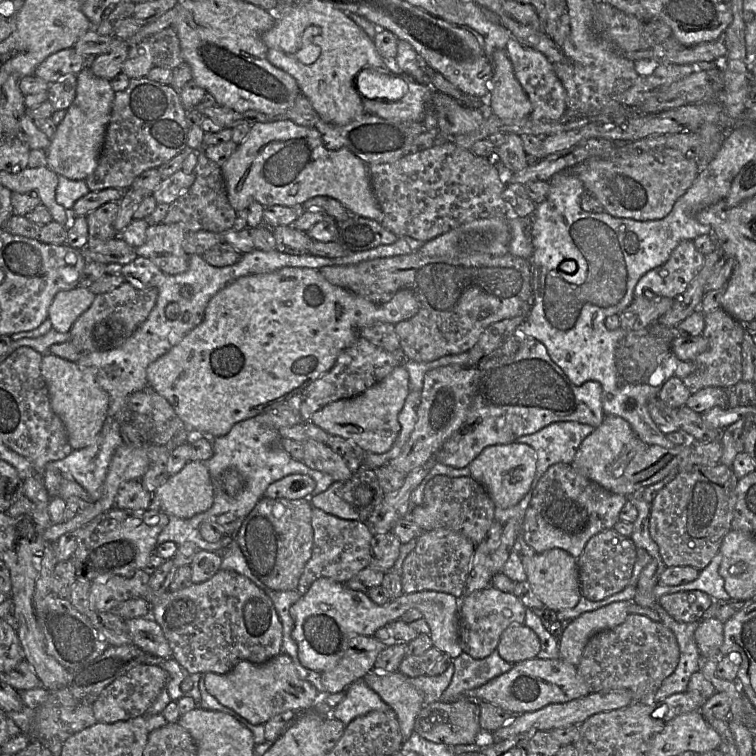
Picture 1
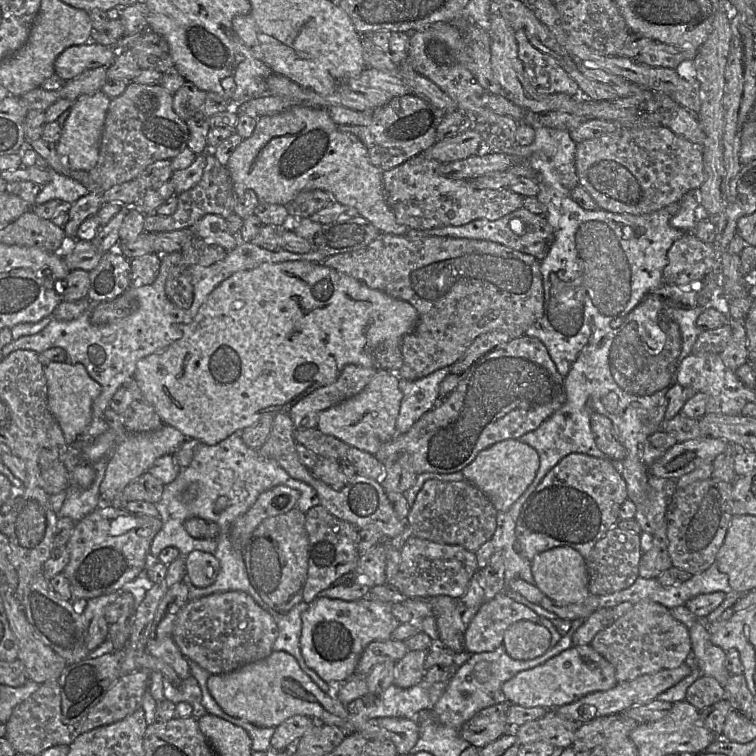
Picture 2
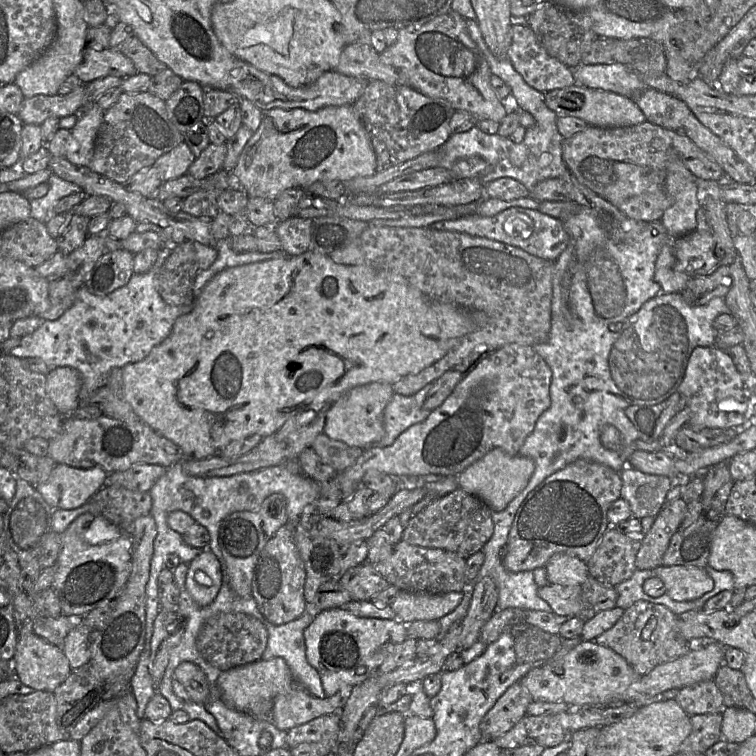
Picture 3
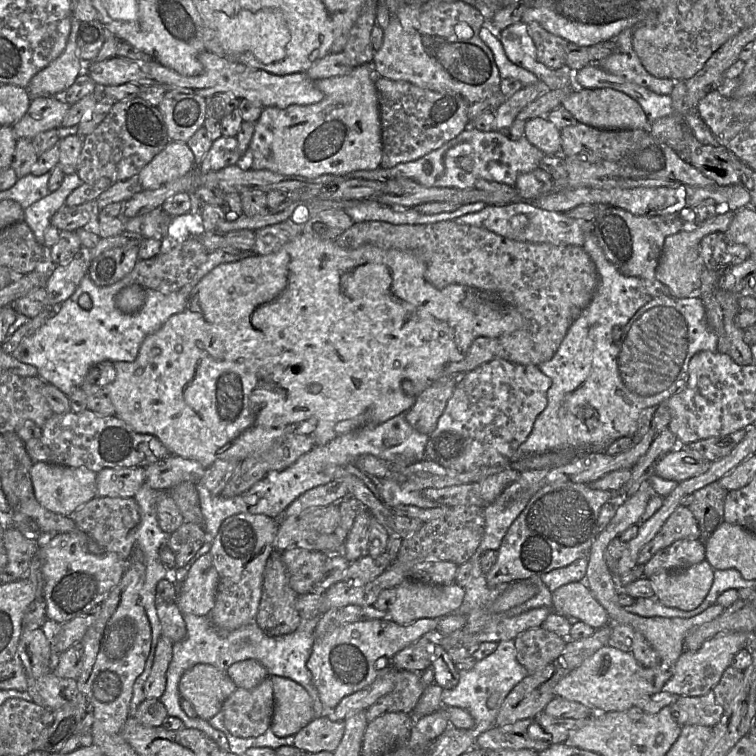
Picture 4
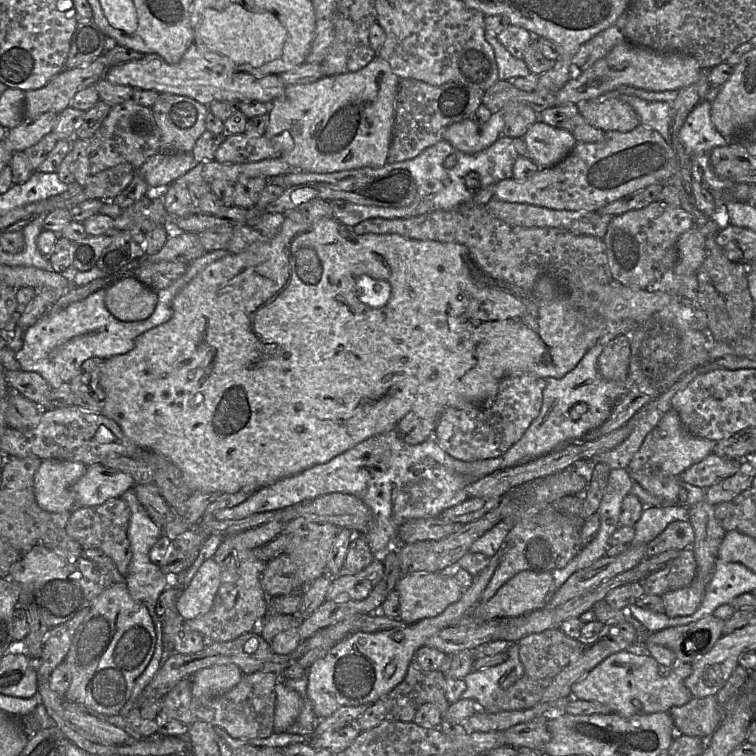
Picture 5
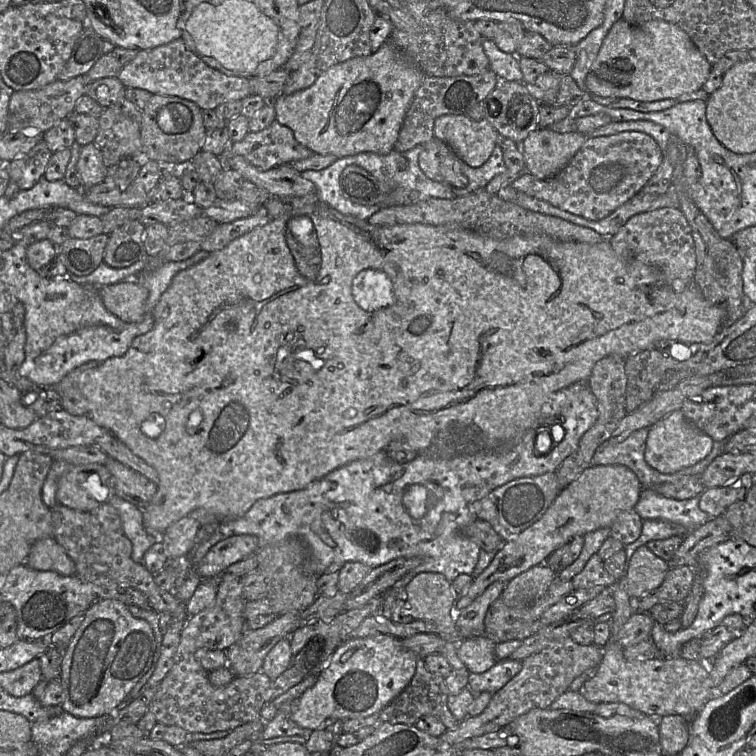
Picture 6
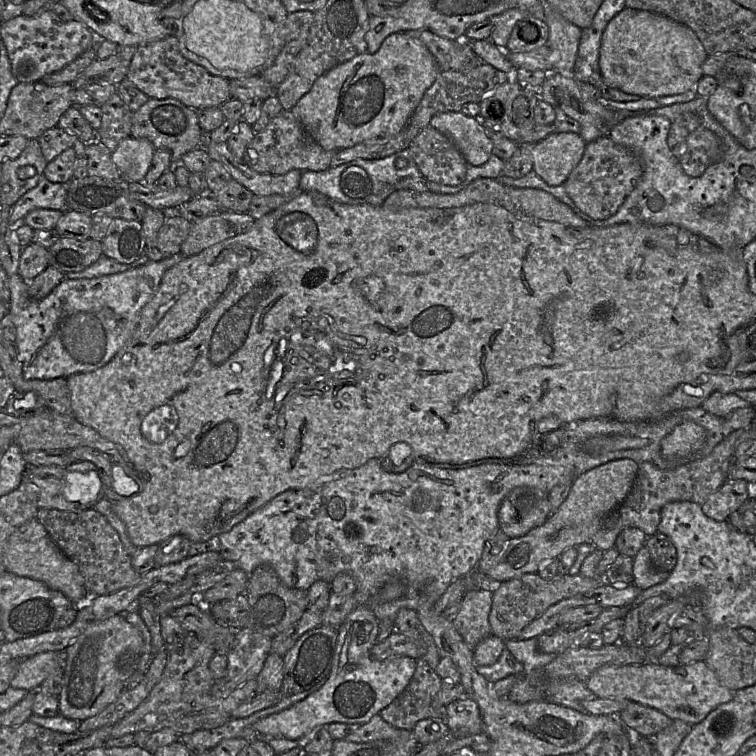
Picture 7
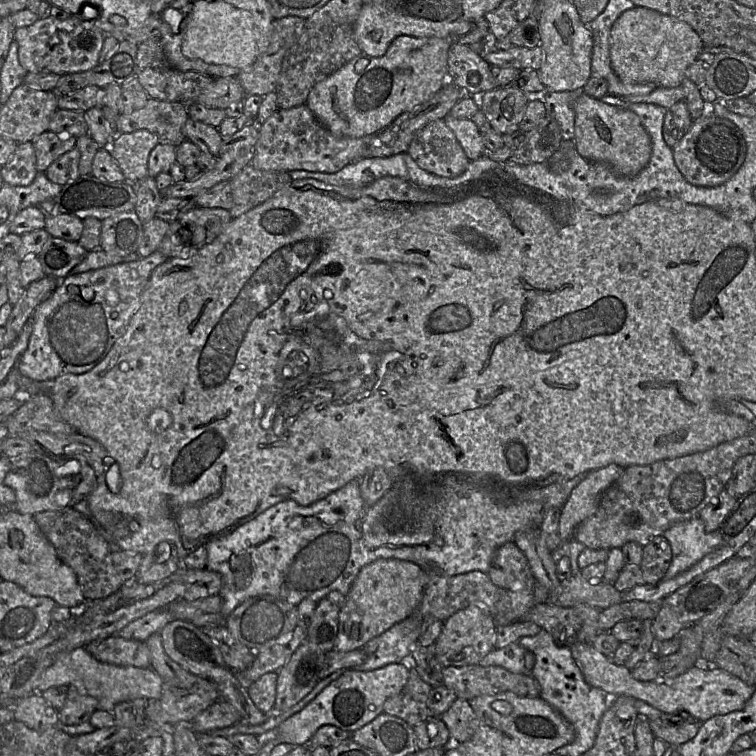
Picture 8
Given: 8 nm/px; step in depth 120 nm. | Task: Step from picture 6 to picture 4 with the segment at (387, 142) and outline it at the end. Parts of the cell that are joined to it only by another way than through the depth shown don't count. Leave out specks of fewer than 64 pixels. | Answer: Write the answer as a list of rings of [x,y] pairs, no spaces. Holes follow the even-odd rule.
[[[363,64],[344,76],[316,80],[315,85],[324,95],[323,99],[318,103],[311,105],[290,105],[285,109],[274,106],[263,108],[260,118],[255,122],[255,131],[249,144],[248,157],[246,158],[247,166],[253,170],[270,170],[279,174],[302,176],[305,178],[317,178],[323,174],[346,176],[355,171],[372,171],[379,168],[382,158],[382,130],[378,94],[375,87],[376,77],[374,67],[371,64]]]

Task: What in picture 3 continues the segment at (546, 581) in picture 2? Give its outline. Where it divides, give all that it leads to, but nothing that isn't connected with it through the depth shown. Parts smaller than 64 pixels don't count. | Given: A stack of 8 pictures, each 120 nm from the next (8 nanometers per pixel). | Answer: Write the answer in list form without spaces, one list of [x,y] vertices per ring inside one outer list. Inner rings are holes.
[[[554,554],[544,566],[550,584],[582,585],[589,576],[587,562],[566,554]]]

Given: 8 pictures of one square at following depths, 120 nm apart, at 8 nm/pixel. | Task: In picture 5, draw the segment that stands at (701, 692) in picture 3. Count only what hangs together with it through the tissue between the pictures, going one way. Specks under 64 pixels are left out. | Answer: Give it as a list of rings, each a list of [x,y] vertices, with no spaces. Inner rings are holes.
[[[715,696],[692,697],[686,704],[672,707],[669,713],[677,734],[708,739],[722,719],[723,706]]]

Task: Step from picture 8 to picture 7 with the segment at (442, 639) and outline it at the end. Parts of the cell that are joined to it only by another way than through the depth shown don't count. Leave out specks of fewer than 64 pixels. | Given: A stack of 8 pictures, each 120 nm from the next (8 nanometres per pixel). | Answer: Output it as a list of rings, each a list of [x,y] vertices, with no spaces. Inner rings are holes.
[[[470,589],[452,619],[455,629],[471,648],[492,635],[488,620],[492,599],[493,589]]]

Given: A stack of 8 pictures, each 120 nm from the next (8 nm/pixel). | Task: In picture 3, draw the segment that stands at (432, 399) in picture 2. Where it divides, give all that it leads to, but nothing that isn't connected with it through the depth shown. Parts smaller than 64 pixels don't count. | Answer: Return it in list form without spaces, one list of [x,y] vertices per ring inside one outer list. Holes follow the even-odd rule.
[[[429,383],[407,396],[394,393],[384,410],[384,436],[372,447],[390,446],[410,426],[425,421],[431,411],[425,410],[424,402],[432,387],[433,383]]]

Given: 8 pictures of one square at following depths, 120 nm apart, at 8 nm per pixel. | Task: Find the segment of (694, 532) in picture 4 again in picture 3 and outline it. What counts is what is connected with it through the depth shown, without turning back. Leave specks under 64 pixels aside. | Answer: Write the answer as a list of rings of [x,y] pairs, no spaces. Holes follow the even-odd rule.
[[[679,497],[664,504],[641,541],[635,565],[639,570],[653,570],[662,565],[662,558],[670,540],[687,513],[687,503]]]

